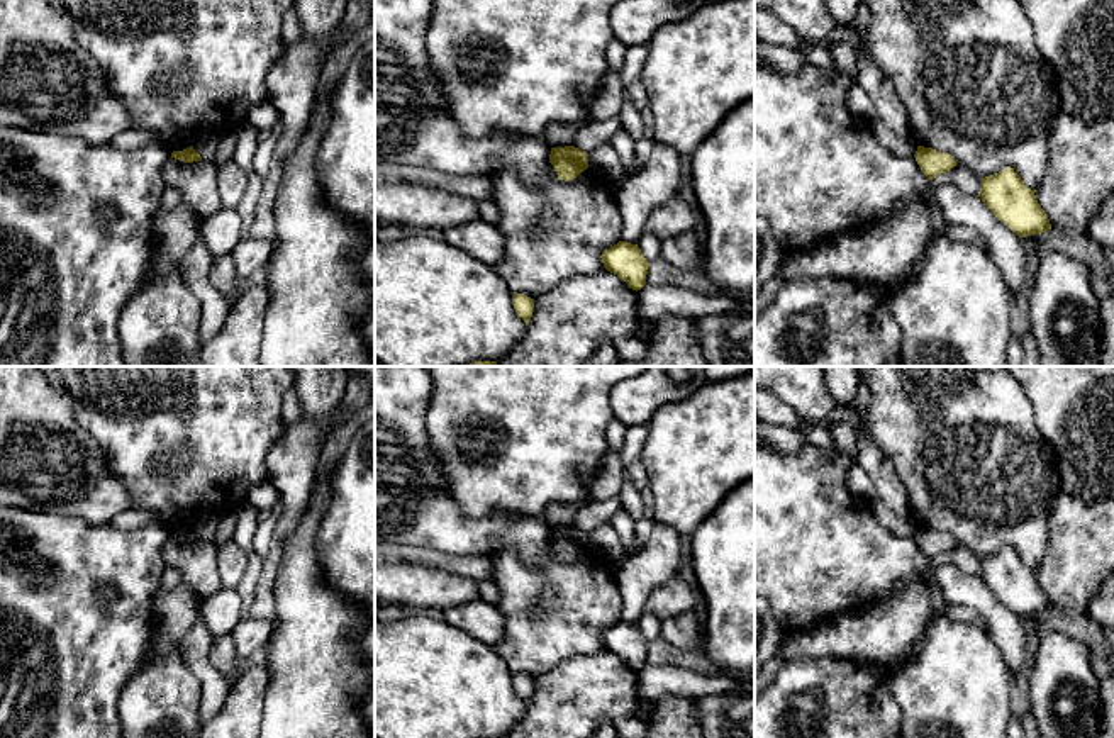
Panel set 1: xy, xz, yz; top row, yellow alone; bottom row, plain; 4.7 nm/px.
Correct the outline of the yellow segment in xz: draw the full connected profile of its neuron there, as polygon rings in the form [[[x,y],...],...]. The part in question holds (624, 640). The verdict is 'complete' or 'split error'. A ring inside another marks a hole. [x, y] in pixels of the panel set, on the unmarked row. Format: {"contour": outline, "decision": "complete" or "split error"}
{"contour": [[[619,621],[602,633],[604,648],[627,663],[632,670],[646,665],[649,641],[643,636],[638,624]]], "decision": "complete"}

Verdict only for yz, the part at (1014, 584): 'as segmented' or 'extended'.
as segmented

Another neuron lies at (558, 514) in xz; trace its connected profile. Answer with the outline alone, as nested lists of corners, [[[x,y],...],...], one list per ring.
[[[551,504],[546,512],[546,524],[549,528],[573,526],[573,514],[576,509],[575,504]]]

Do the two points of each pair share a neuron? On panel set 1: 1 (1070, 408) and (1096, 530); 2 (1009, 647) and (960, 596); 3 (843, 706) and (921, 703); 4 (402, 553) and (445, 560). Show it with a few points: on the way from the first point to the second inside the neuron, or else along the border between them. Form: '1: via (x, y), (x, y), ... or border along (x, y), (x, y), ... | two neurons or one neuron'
1: via (1096, 438), (1096, 499) | one neuron
2: via (1008, 631), (975, 598) | one neuron
3: border along (892, 670), (892, 699), (902, 720) | two neurons
4: via (412, 553), (434, 559) | one neuron

